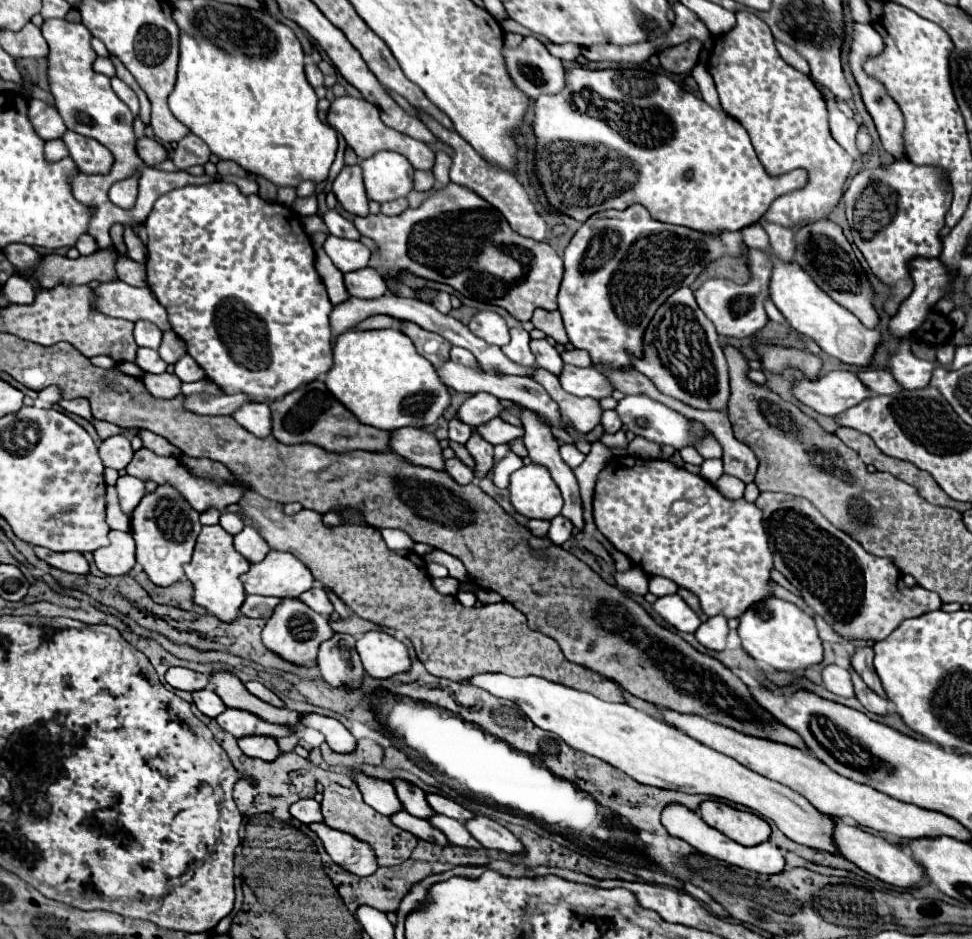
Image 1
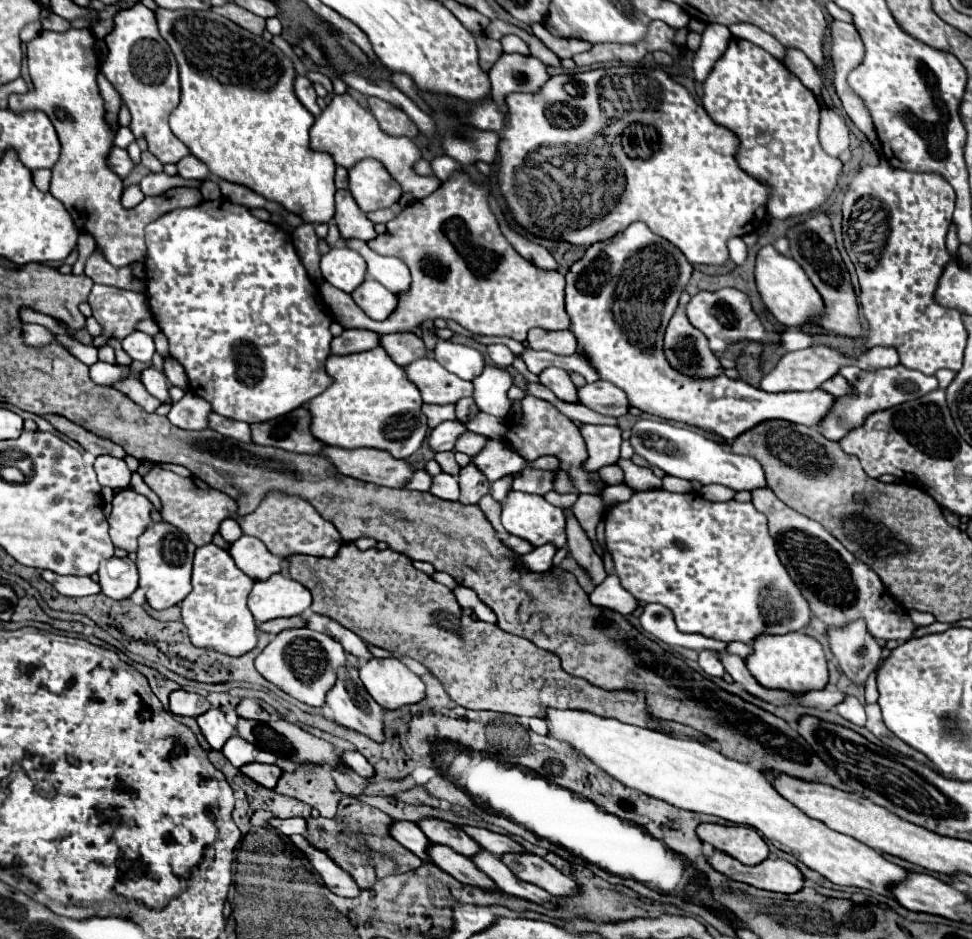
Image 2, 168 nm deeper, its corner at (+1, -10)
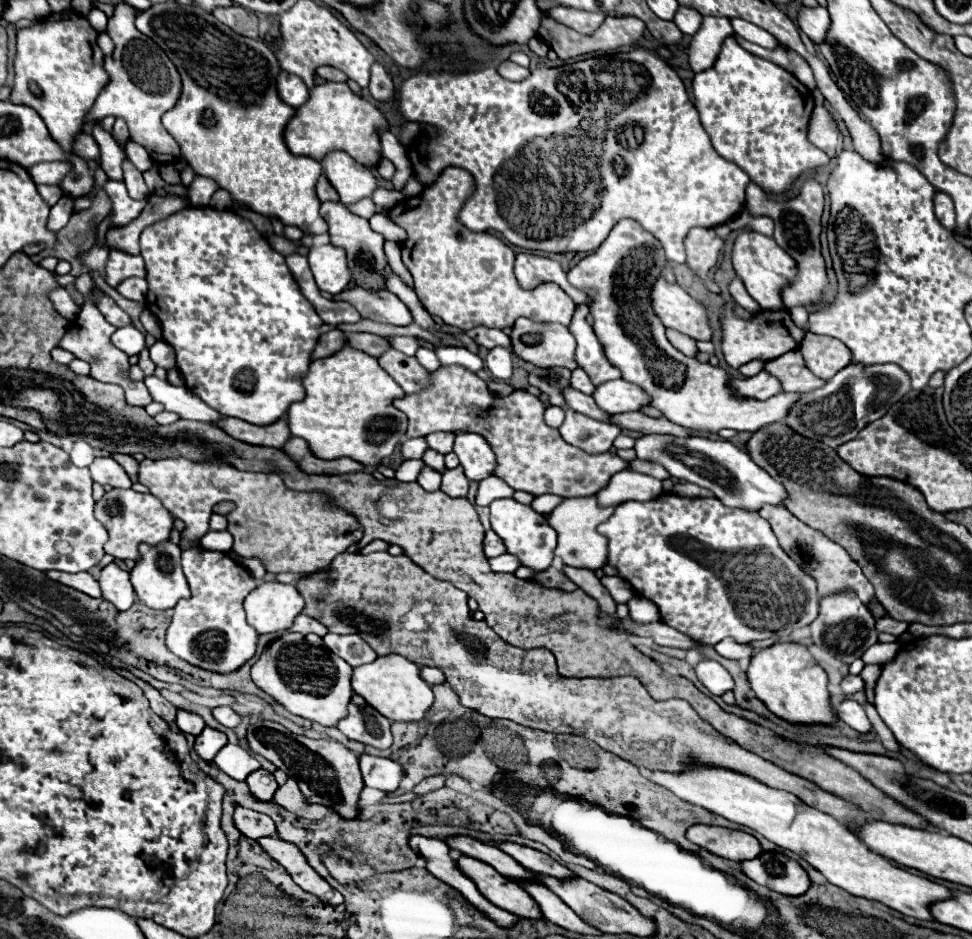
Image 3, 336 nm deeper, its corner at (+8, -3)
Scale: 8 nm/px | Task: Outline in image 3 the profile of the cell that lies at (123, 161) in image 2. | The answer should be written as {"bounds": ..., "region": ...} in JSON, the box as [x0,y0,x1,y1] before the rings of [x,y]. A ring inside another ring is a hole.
{"bounds":[72,132,100,160],"region":[[[78,132],[74,142],[72,142],[72,152],[84,160],[98,160],[100,150],[94,144],[94,138],[88,132]]]}

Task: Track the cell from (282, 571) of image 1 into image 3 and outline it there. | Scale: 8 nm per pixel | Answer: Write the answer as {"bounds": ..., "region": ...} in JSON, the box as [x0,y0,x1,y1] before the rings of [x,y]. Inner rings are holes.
{"bounds":[244,582,304,634],"region":[[[262,582],[256,590],[248,594],[244,600],[244,610],[246,610],[246,620],[248,624],[258,632],[258,634],[274,634],[274,632],[284,632],[290,628],[292,620],[302,612],[304,608],[304,598],[292,584],[280,584],[280,582]]]}

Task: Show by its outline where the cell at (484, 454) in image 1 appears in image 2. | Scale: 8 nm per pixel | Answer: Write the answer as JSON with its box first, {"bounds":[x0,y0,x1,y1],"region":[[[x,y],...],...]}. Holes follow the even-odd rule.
{"bounds":[459,463,489,505],"region":[[[471,463],[463,467],[463,471],[459,473],[459,487],[461,487],[459,501],[465,505],[475,505],[483,495],[489,493],[487,479],[483,479],[483,475],[479,475],[479,471],[471,467]]]}

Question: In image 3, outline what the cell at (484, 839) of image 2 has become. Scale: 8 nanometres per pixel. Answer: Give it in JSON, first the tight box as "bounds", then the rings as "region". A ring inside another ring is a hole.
{"bounds":[498,842,576,880],"region":[[[502,842],[498,844],[506,854],[510,854],[514,860],[518,860],[524,868],[536,872],[536,874],[544,874],[544,876],[552,876],[556,880],[570,880],[576,878],[576,874],[572,870],[568,870],[566,866],[558,864],[556,860],[552,860],[548,854],[532,850],[528,846],[520,846],[520,844],[512,844],[512,842]]]}

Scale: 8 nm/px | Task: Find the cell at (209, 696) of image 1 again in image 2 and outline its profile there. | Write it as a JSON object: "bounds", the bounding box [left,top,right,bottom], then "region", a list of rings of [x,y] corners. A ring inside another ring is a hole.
{"bounds":[197,707,235,751],"region":[[[211,707],[211,709],[205,711],[203,715],[199,715],[199,717],[197,717],[197,723],[199,723],[199,727],[201,727],[207,743],[209,743],[213,749],[217,749],[217,751],[221,751],[223,743],[225,743],[225,741],[233,735],[233,731],[235,731],[235,727],[227,721],[225,713],[219,711],[219,709],[215,709],[215,707]]]}

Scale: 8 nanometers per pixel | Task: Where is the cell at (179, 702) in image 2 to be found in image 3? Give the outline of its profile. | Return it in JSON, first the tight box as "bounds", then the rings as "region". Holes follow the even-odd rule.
{"bounds":[176,710,204,736],"region":[[[184,710],[178,712],[176,724],[178,724],[180,732],[184,732],[184,734],[192,734],[192,736],[198,736],[198,734],[204,730],[204,720],[202,720],[200,716],[190,714],[190,712],[184,712]]]}

